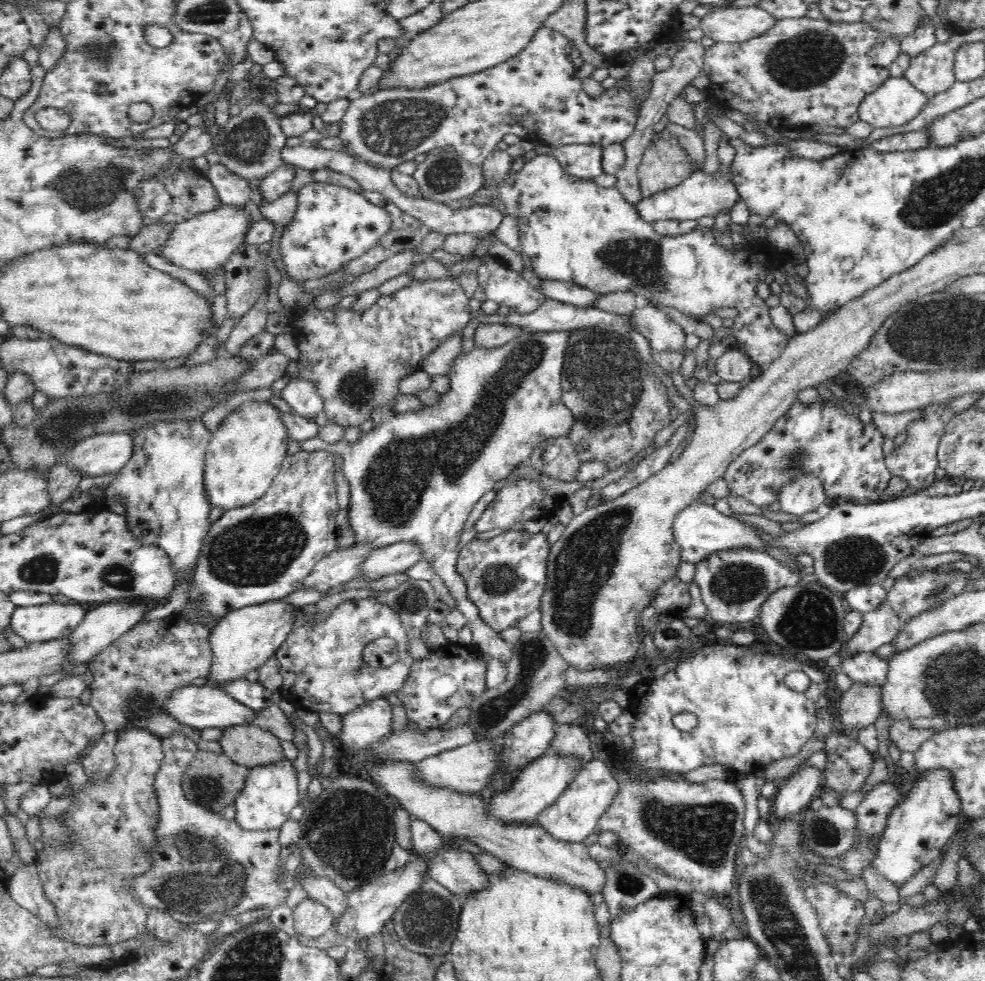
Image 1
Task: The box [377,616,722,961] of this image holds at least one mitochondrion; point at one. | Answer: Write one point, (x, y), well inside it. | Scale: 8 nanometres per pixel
(532, 655)

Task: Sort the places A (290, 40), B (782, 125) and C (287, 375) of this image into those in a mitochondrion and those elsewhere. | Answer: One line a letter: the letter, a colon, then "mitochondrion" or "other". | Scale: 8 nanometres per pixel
A: other
B: other
C: other

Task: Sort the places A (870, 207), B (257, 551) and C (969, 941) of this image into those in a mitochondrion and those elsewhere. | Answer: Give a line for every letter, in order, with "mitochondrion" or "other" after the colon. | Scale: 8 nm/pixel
A: other
B: mitochondrion
C: other

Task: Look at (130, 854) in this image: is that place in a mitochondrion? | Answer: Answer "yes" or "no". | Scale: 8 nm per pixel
yes

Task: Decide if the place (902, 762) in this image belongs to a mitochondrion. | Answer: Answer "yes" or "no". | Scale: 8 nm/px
no

